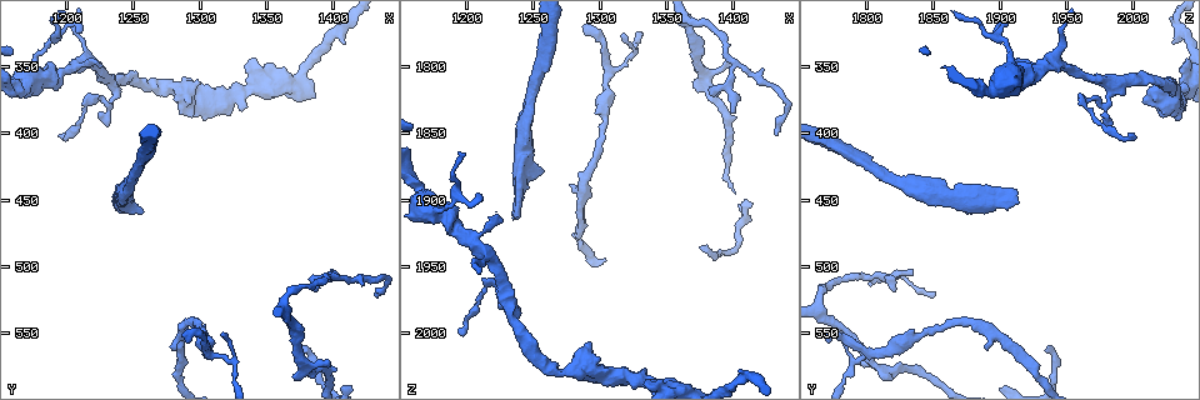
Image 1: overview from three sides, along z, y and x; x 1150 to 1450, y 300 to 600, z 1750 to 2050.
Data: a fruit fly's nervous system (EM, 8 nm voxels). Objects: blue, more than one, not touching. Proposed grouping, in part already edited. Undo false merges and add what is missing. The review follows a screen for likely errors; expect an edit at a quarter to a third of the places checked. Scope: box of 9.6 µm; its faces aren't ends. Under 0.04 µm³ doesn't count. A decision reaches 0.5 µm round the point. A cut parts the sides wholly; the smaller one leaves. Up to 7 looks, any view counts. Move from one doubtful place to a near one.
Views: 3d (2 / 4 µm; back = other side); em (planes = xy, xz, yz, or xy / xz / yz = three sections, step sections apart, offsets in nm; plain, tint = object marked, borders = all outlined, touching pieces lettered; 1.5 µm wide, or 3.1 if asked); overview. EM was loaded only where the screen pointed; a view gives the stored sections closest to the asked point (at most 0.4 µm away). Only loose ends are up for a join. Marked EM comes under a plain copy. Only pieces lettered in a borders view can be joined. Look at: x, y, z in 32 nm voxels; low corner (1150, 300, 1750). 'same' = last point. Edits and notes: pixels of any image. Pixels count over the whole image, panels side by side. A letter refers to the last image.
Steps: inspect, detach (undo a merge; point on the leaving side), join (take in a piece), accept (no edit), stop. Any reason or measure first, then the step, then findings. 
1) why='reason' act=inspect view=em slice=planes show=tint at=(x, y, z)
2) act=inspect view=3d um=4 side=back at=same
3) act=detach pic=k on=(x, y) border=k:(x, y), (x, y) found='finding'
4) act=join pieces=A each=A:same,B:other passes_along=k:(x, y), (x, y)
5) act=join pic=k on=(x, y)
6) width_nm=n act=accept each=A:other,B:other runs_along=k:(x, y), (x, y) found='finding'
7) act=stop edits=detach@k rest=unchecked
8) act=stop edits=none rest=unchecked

why='free end' act=inspect view=em slice=yz step=8 show=borders at=(1288, 556, 1772)

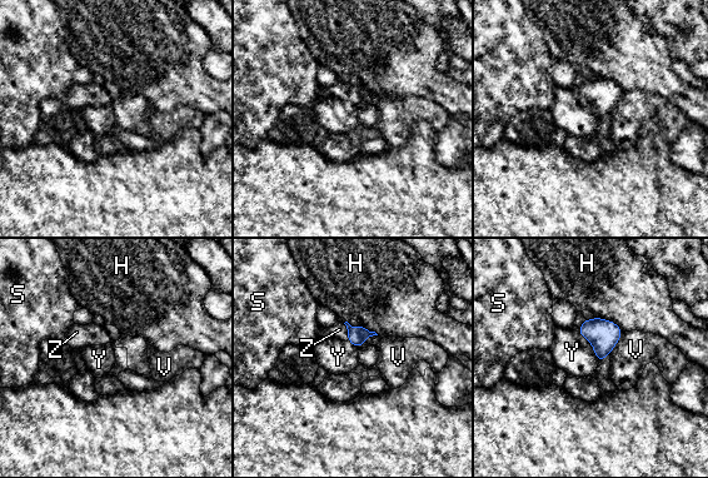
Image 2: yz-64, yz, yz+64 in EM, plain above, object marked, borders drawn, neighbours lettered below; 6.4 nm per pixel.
why='cut it another way' act=inspect view=em slice=planes show=borders at=same

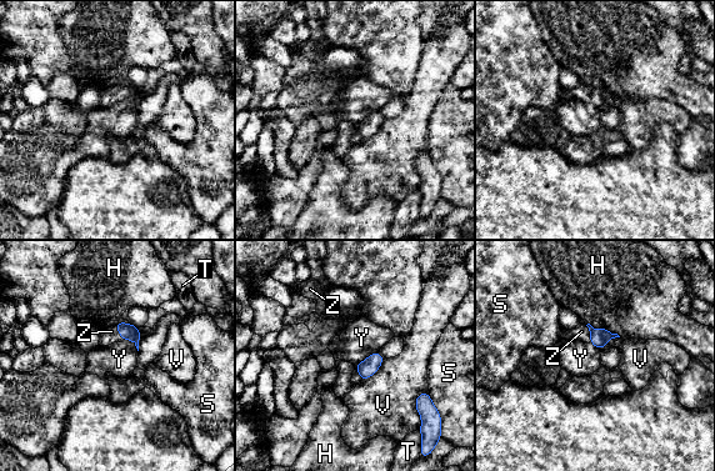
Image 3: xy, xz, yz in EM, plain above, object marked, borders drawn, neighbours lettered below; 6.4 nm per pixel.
width_nm=120 act=join pieces=Z each=H:other,S:other,T:other,V:other,Y:other,Z:same passes_along=3:(599, 337), (590, 334), (580, 332) found='the neuron continues'

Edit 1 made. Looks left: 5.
why='see it whole again' act=inspect view=overview

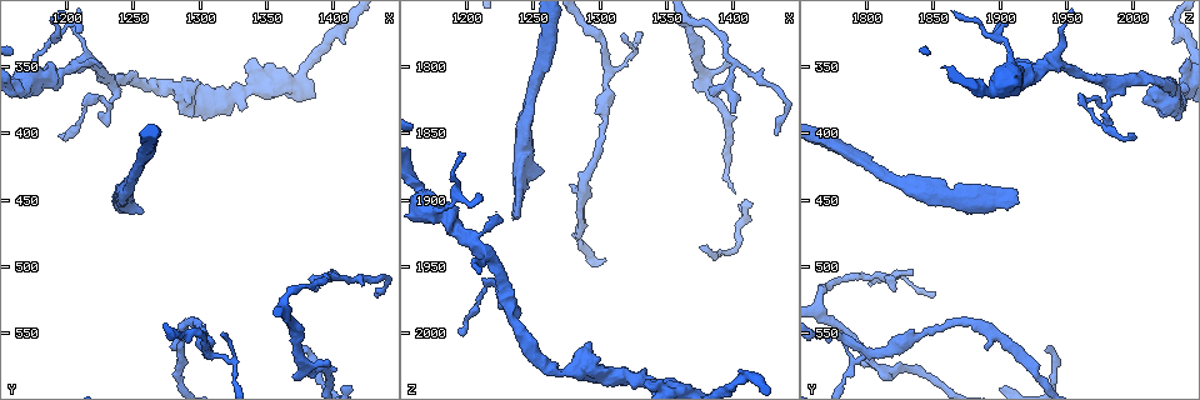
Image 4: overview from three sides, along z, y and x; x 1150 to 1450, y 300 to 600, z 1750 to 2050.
why='sudden change in width' act=inspect view=em slice=yz step=4 show=tint at=(1242, 452, 1882)

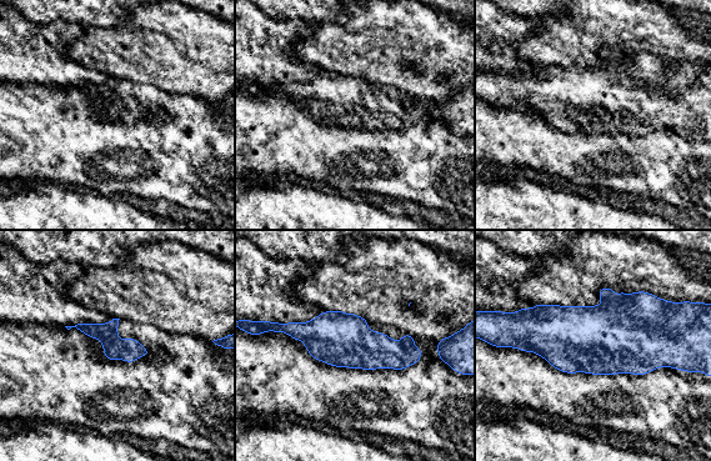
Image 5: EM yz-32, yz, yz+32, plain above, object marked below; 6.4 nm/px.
act=inspect view=em slice=planes show=borders at=same

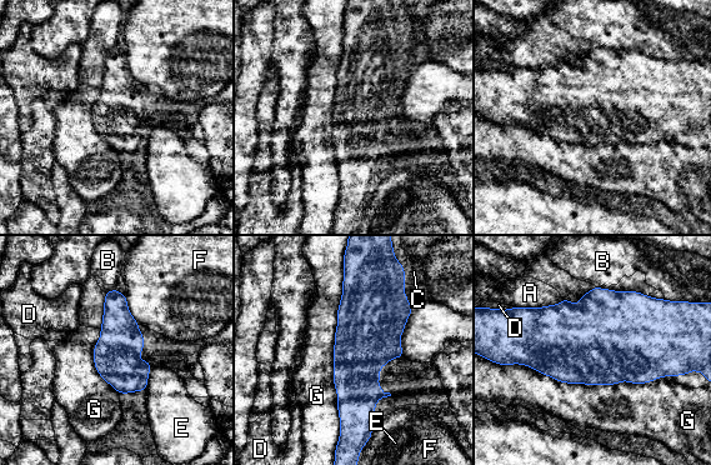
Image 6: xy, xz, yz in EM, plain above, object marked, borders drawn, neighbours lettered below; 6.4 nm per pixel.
act=accept each=A:other,B:other,C:other,D:other,E:other,F:other,G:other found='one neuron here'

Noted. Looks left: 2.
act=stop edits=join@3 rest=unchecked

